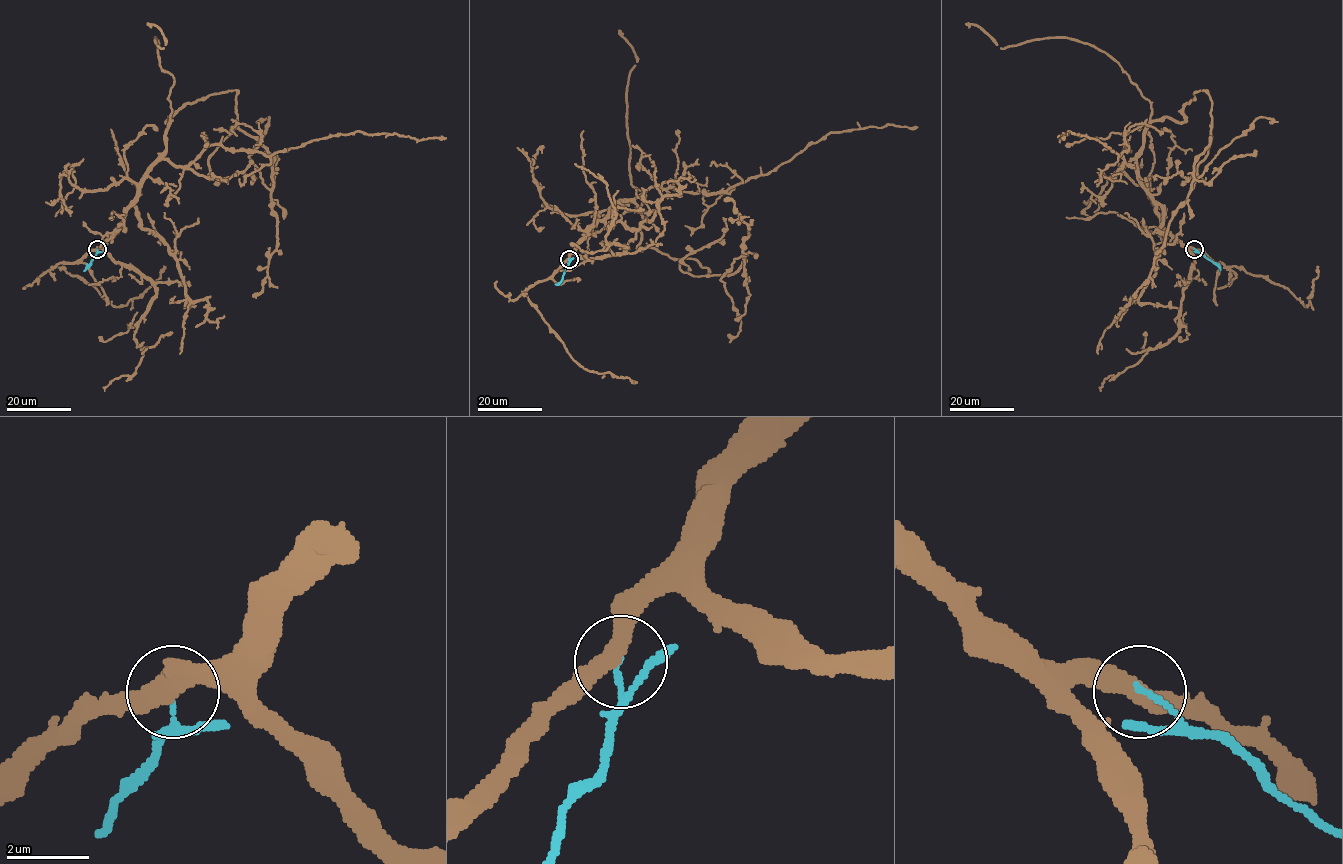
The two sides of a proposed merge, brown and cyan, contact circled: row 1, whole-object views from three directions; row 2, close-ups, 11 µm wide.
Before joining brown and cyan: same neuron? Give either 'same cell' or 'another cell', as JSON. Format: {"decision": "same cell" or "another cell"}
{"decision": "another cell"}

